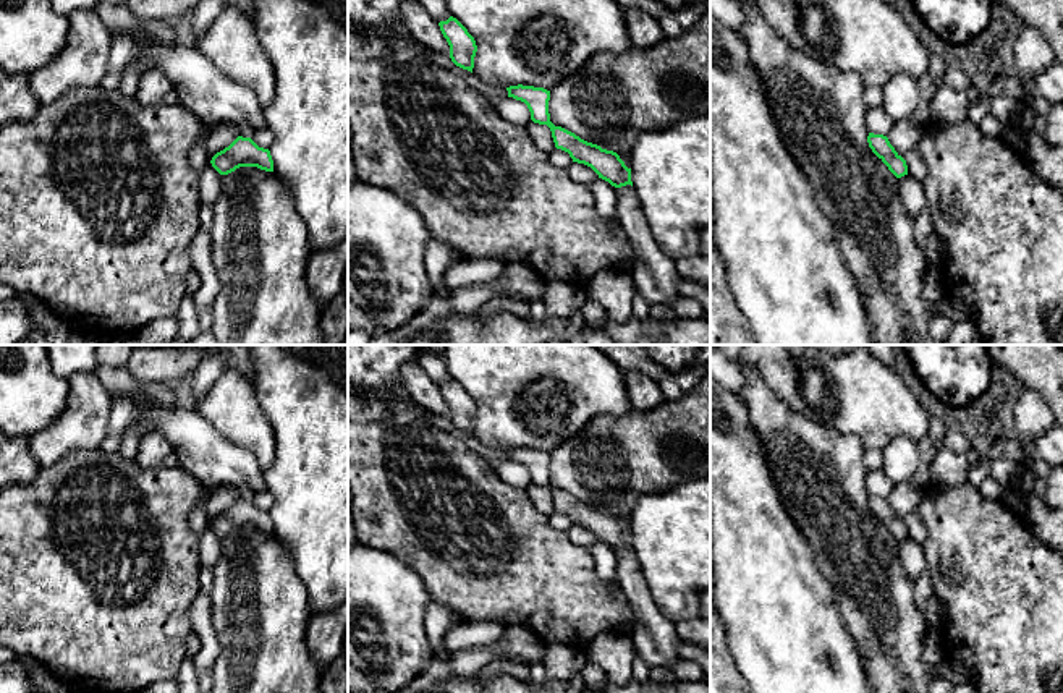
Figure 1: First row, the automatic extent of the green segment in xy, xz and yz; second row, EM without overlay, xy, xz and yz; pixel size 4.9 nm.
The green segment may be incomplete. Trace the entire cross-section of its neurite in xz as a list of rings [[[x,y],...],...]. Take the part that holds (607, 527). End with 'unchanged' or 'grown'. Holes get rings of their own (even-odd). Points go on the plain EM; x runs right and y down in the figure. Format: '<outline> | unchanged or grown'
[[[523,447],[510,449],[506,453],[508,460],[527,468],[534,486],[550,491],[557,512],[568,515],[573,525],[591,529],[599,541],[616,551],[615,580],[633,612],[633,631],[629,636],[634,643],[636,656],[649,669],[668,669],[680,661],[680,638],[675,633],[675,623],[657,609],[650,596],[641,563],[631,551],[631,531],[625,528],[616,515],[602,512],[561,489],[555,489],[548,476],[550,453]]] | grown

